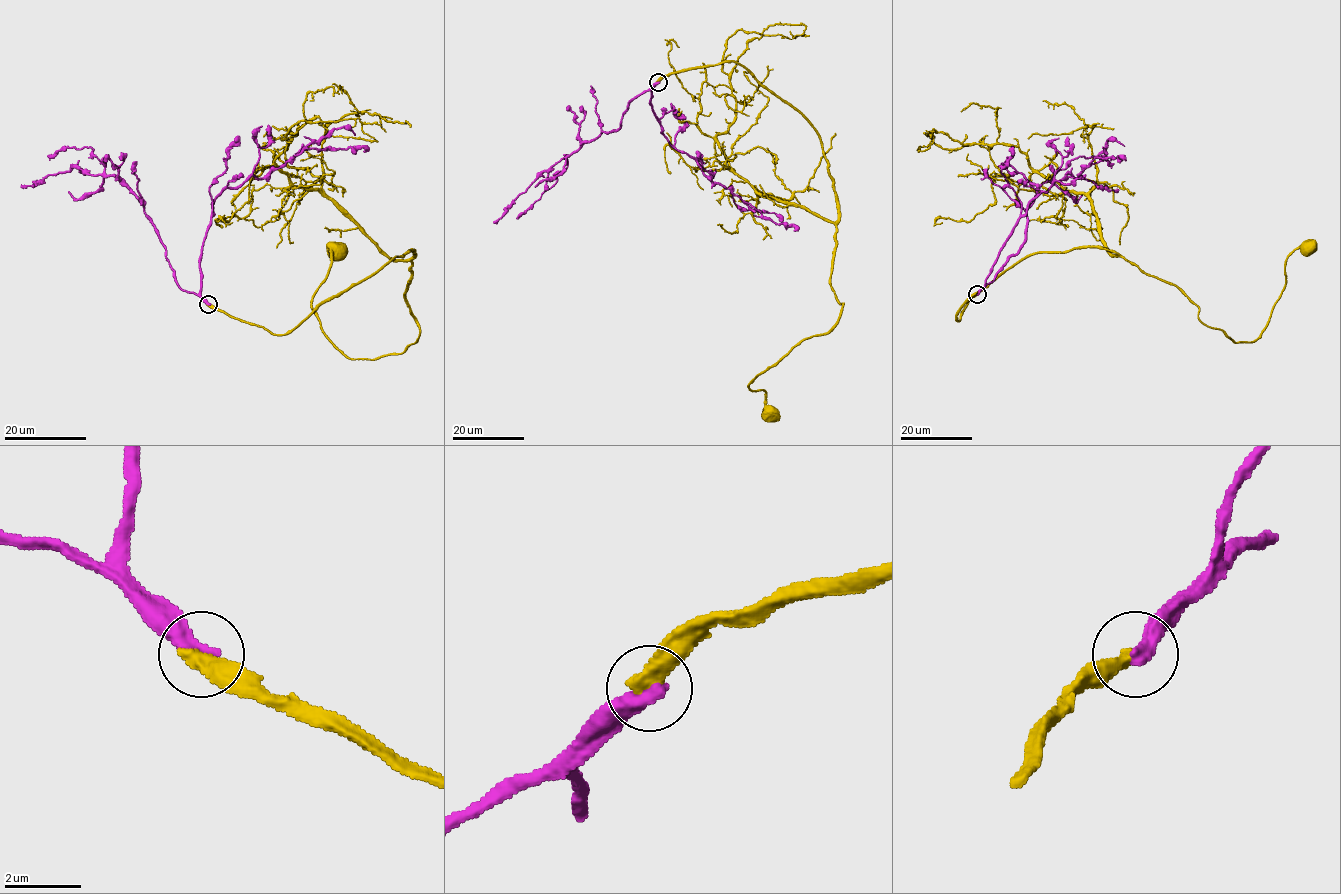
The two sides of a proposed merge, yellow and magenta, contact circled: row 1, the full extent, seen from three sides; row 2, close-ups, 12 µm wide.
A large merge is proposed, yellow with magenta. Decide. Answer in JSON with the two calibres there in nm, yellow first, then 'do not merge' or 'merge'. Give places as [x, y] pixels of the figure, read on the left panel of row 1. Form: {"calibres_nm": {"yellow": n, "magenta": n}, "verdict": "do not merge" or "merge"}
{"calibres_nm": {"yellow": 480, "magenta": 480}, "verdict": "do not merge"}

